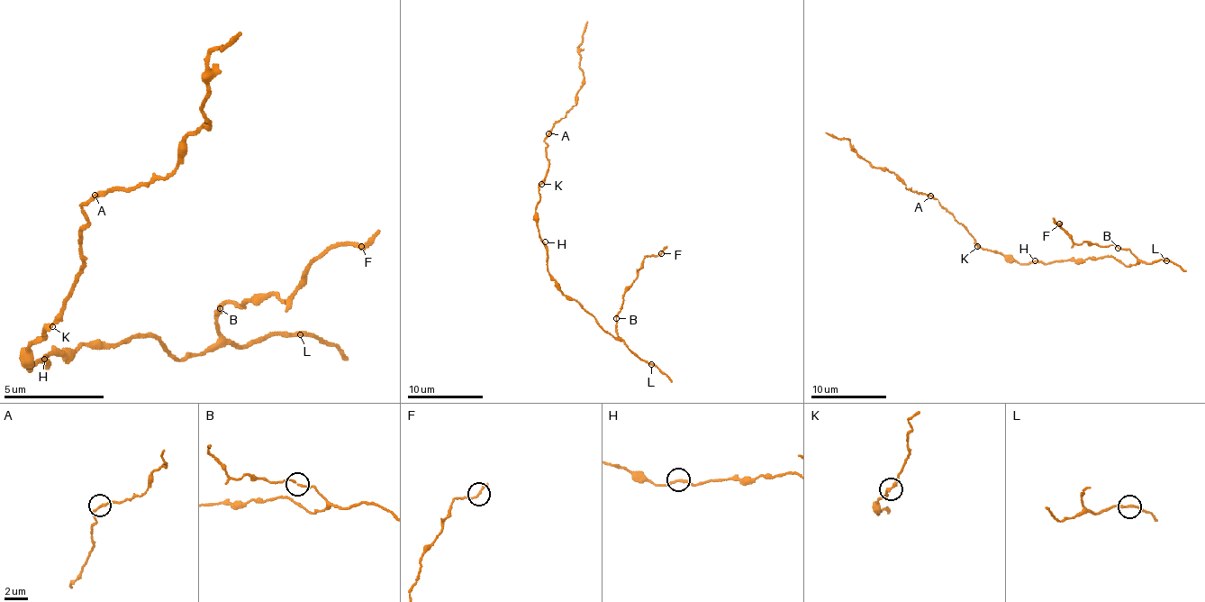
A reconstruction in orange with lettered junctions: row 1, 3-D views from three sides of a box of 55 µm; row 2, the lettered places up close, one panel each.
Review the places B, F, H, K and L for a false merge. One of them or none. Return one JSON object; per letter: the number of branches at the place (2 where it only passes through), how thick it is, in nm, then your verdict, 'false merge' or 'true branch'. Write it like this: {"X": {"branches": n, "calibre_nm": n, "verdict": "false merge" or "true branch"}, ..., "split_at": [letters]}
{"B": {"branches": 2, "calibre_nm": 160, "verdict": "true branch"}, "F": {"branches": 2, "calibre_nm": 200, "verdict": "true branch"}, "H": {"branches": 2, "calibre_nm": 200, "verdict": "true branch"}, "K": {"branches": 2, "calibre_nm": 200, "verdict": "true branch"}, "L": {"branches": 2, "calibre_nm": 200, "verdict": "true branch"}, "split_at": []}

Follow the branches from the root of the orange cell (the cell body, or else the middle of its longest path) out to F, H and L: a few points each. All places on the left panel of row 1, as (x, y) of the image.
F: (31, 370), (133, 336), (188, 359), (231, 300), (286, 299), (320, 256), (361, 246)
H: (31, 370), (44, 359)
L: (31, 370), (48, 368), (47, 355), (133, 336), (151, 335), (178, 359), (300, 334)

